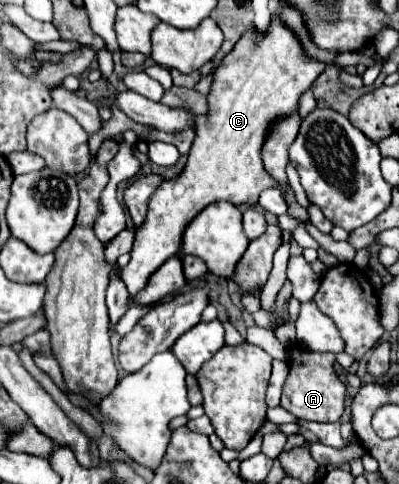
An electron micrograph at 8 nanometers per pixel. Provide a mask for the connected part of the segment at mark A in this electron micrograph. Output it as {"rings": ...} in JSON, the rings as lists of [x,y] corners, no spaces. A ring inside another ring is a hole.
{"rings":[[[293,343],[287,349],[289,375],[281,393],[281,407],[301,421],[339,421],[345,401],[345,385],[333,369],[333,353],[313,353]]]}

